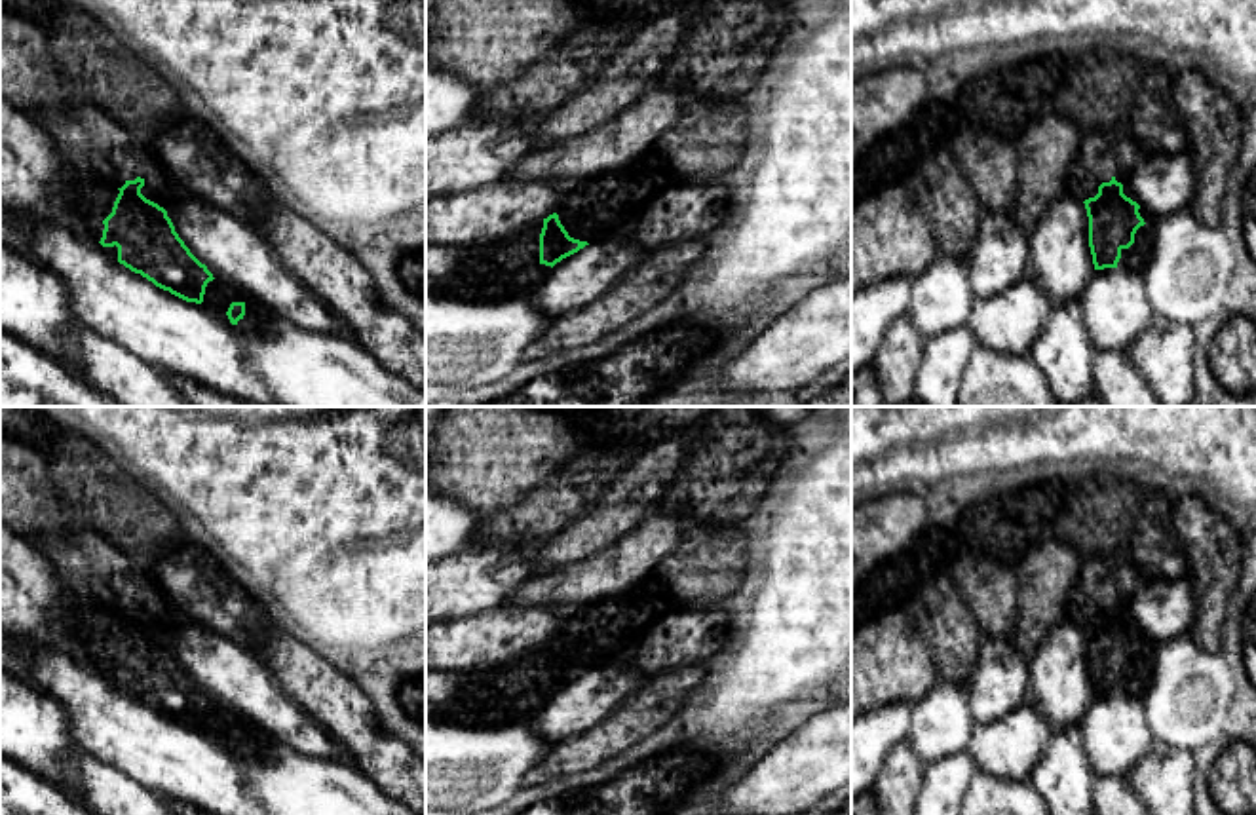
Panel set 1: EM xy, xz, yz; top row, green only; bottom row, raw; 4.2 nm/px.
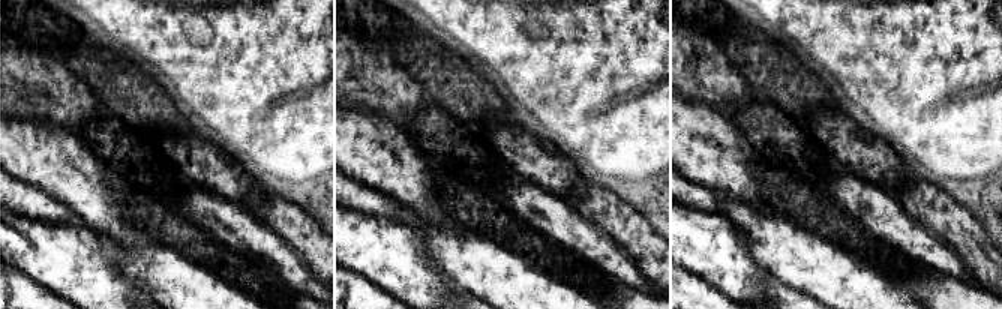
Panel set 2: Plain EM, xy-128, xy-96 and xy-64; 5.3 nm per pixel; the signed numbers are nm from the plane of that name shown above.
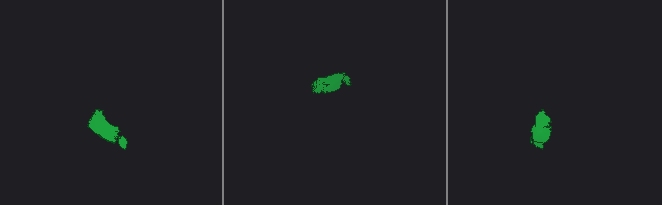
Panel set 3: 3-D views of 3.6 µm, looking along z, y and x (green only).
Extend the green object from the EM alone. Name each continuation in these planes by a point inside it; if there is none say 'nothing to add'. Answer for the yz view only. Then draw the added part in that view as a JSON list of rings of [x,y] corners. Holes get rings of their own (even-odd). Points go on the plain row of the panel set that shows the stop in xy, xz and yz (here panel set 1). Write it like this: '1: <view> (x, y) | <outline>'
1: yz (1137, 681) | [[[1140,633],[1138,638],[1146,650],[1136,655],[1134,669],[1129,674],[1121,674],[1117,693],[1144,697],[1153,676],[1153,659],[1157,646],[1144,633]]]

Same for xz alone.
1: xz (498, 696) | [[[543,646],[511,665],[481,669],[462,676],[462,686],[435,716],[467,728],[500,728],[526,722],[551,692],[540,688]]]

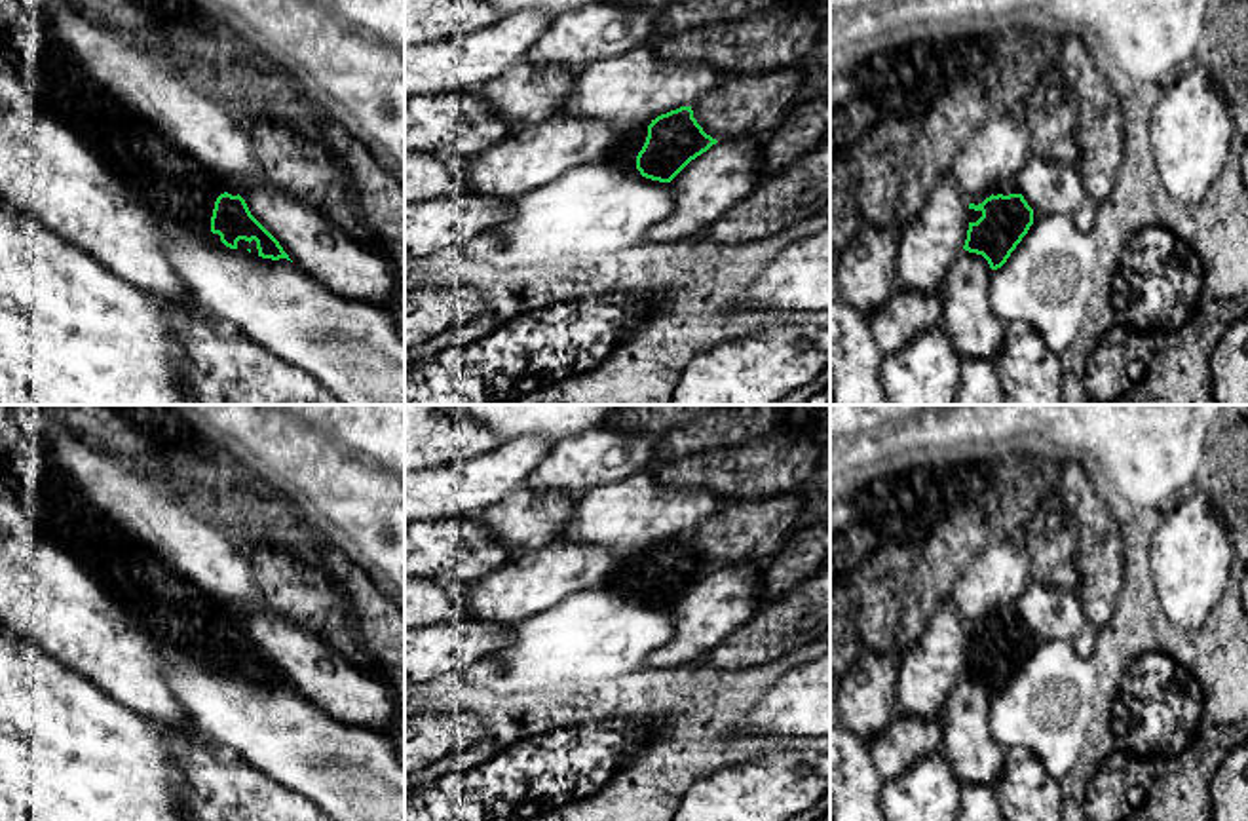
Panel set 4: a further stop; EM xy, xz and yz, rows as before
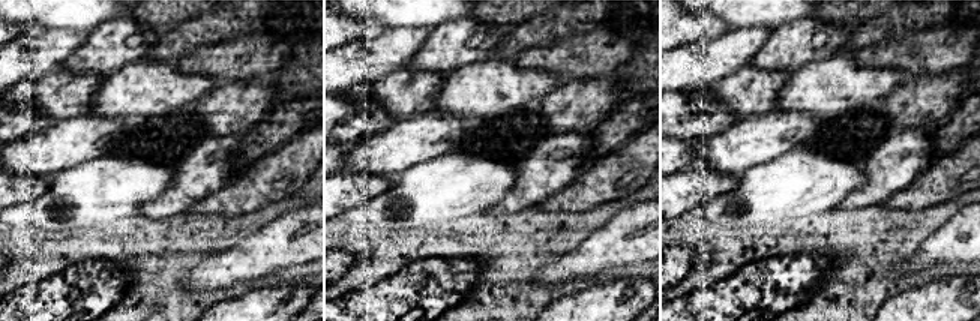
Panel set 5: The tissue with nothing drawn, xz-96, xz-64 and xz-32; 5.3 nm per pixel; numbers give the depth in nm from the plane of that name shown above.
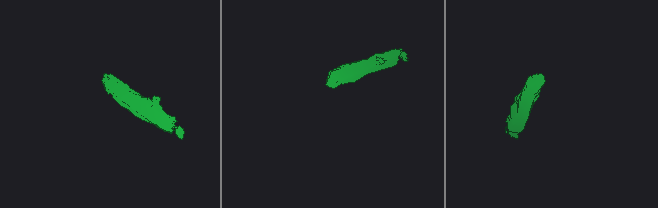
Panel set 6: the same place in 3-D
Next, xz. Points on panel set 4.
1: xz (624, 578) | [[[644,551],[623,555],[619,566],[602,582],[602,587],[640,601],[640,597],[636,595],[636,582],[642,576],[646,563],[648,553]]]

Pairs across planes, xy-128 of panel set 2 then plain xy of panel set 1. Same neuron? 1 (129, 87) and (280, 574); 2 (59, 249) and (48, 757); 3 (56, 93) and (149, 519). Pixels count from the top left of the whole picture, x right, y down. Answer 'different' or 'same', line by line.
1: different
2: same
3: different

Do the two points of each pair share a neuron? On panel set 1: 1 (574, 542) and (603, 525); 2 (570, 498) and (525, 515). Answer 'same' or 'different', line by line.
1: same
2: same

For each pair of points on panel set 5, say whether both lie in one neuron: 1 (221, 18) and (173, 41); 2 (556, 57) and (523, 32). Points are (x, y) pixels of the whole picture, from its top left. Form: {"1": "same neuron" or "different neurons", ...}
{"1": "same neuron", "2": "different neurons"}

